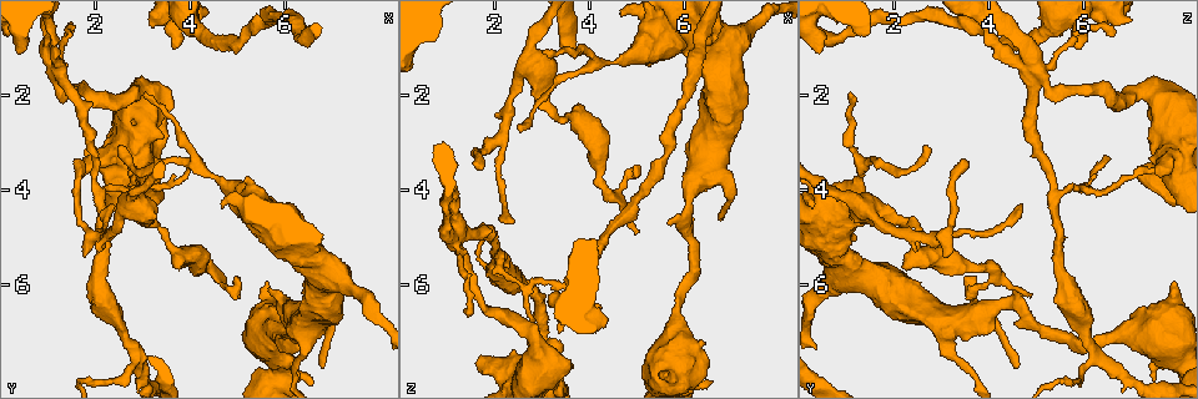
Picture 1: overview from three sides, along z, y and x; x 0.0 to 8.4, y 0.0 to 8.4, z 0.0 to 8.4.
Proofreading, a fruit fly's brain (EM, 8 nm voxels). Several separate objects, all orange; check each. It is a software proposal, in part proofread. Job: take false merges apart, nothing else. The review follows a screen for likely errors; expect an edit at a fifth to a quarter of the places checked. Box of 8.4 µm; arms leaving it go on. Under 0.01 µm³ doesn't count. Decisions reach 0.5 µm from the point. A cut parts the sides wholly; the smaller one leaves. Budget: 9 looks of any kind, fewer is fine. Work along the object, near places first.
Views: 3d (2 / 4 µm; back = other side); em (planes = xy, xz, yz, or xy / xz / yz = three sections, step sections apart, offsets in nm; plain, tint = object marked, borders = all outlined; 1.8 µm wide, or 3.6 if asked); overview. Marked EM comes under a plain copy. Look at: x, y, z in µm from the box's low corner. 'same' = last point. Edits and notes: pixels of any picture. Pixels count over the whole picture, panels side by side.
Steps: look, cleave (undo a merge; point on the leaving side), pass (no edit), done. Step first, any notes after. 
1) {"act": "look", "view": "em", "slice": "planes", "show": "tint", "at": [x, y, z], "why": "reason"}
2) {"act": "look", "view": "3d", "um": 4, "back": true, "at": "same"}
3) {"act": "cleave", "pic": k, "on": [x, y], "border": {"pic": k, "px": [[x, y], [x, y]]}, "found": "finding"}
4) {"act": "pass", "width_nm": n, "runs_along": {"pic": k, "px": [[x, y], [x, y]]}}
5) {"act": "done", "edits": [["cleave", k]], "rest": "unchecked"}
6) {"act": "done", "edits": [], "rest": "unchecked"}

{"act": "look", "view": "3d", "um": 4, "back": true, "at": [4.45, 5.75, 4.10], "why": "thin neck"}

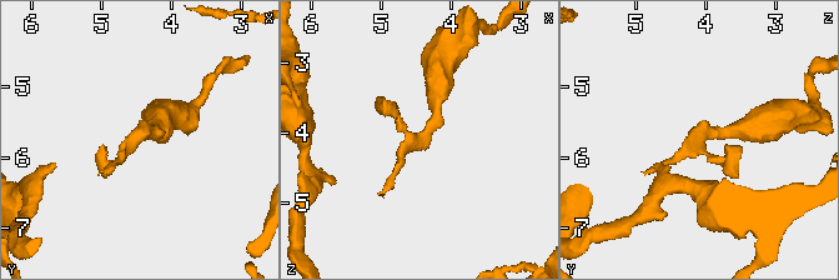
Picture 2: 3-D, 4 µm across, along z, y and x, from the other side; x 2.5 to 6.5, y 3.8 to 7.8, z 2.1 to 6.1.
{"act": "look", "view": "em", "slice": "planes", "show": "tint", "at": [4.45, 5.75, 4.20]}

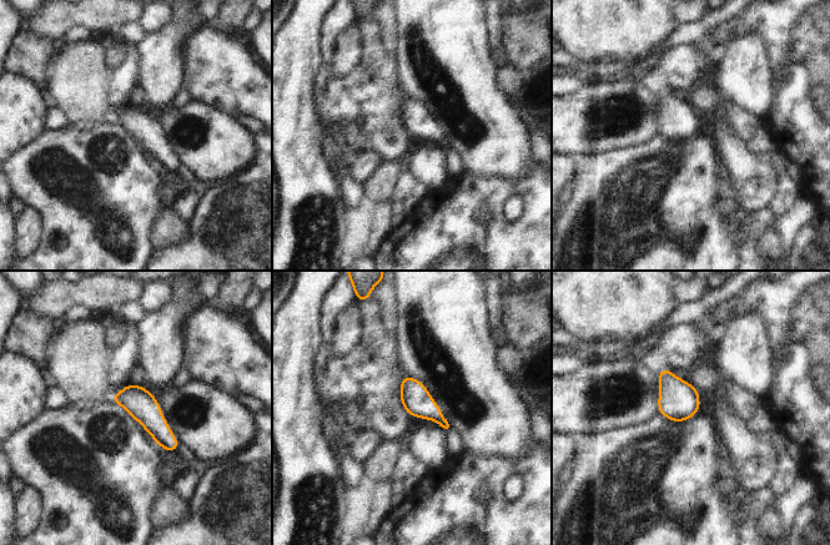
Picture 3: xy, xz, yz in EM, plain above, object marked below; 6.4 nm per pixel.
{"act": "pass", "found": "continuous, no second neuron"}

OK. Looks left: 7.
{"act": "look", "view": "3d", "um": 4, "at": [3.40, 4.85, 2.55], "why": "narrows sharply"}

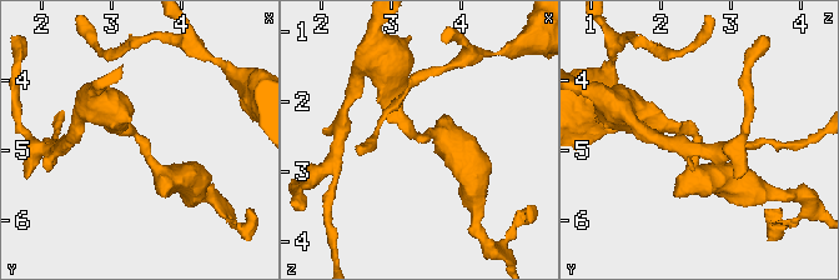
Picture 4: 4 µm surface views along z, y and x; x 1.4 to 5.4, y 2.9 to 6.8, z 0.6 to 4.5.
{"act": "look", "view": "em", "slice": "xy", "step": 4, "show": "tint", "at": [3.45, 4.85, 2.50]}

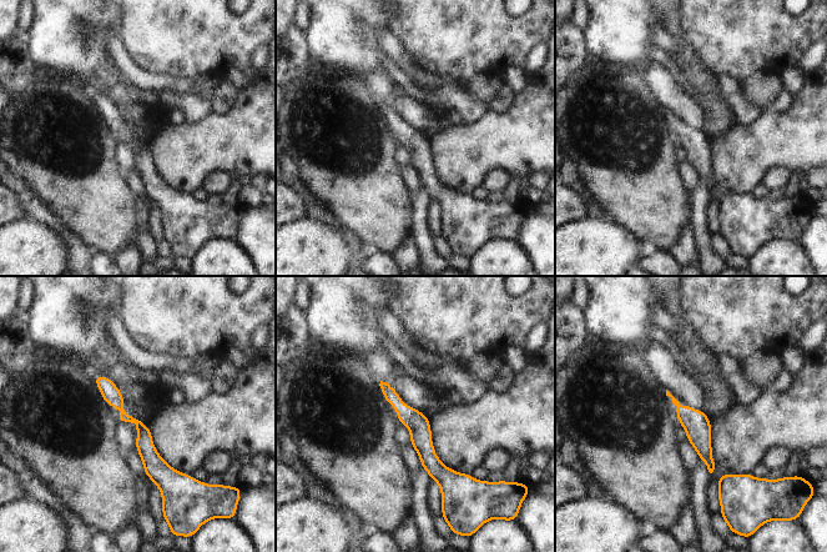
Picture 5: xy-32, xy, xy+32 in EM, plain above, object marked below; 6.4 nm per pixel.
{"act": "look", "view": "em", "slice": "planes", "show": "borders", "at": "same", "why": "cut it another way"}

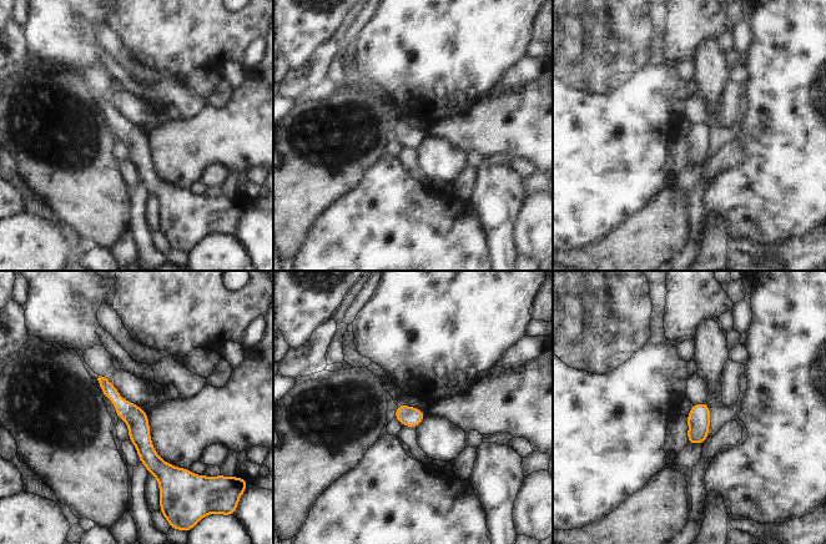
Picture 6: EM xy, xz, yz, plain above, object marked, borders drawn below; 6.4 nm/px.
{"act": "pass", "width_nm": 130, "runs_along": {"pic": 6, "px": [[101, 379], [172, 474]]}, "found": "all the same neuron"}

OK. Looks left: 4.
{"act": "look", "view": "em", "slice": "yz", "step": 16, "show": "tint", "at": [2.15, 4.00, 5.75], "why": "abrupt turn"}

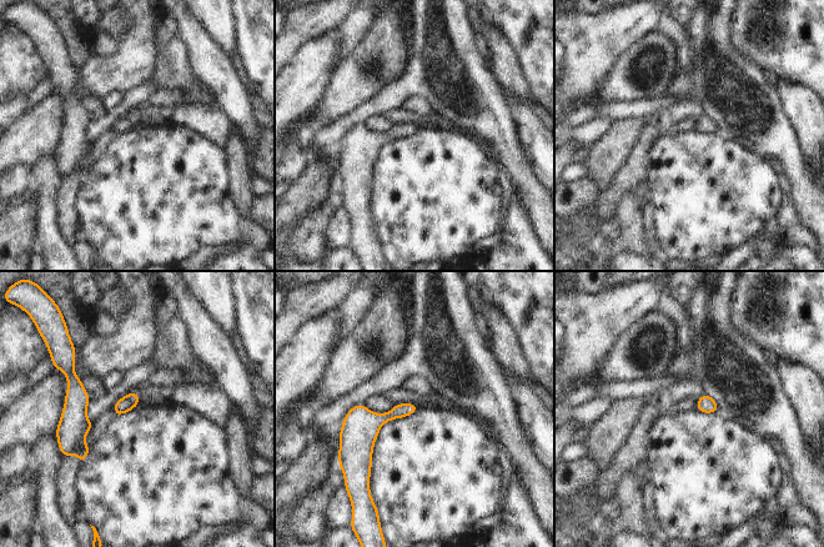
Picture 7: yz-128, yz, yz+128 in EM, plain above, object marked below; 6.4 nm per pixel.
{"act": "look", "view": "em", "slice": "planes", "show": "tint", "at": "same"}

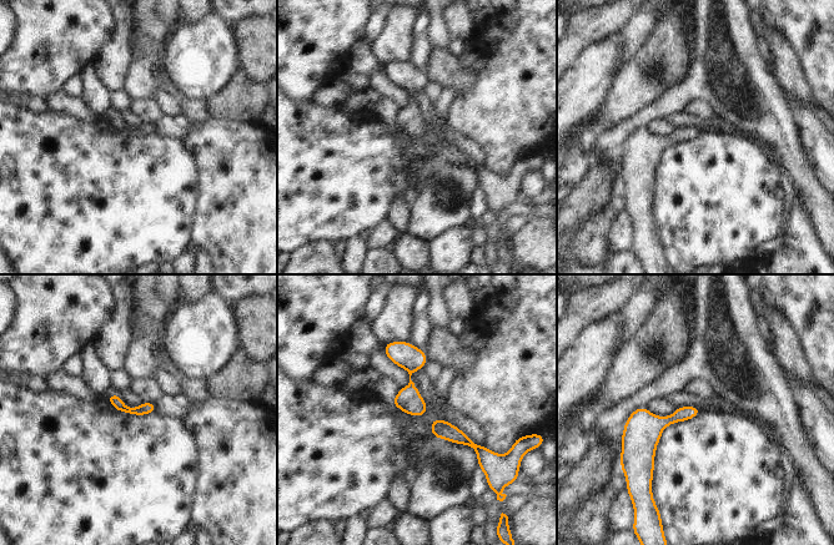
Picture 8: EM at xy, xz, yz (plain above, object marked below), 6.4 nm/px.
{"act": "pass", "found": "all the same neuron"}

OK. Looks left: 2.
{"act": "look", "view": "em", "slice": "planes", "show": "tint", "at": [1.20, 1.85, 5.20], "why": "abrupt turn"}

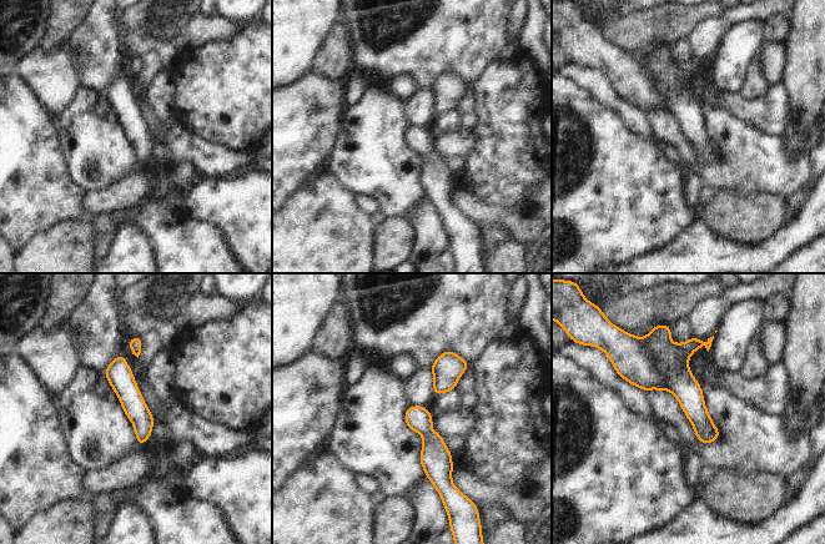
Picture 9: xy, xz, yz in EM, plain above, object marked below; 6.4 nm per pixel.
{"act": "cleave", "pic": 9, "on": [632, 359], "border": {"pic": 9, "px": [[644, 341], [659, 363], [670, 391]]}, "found": "two neurons meet here"}

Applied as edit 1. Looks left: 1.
{"act": "done", "edits": [["cleave", 9]], "rest": "unchecked"}

